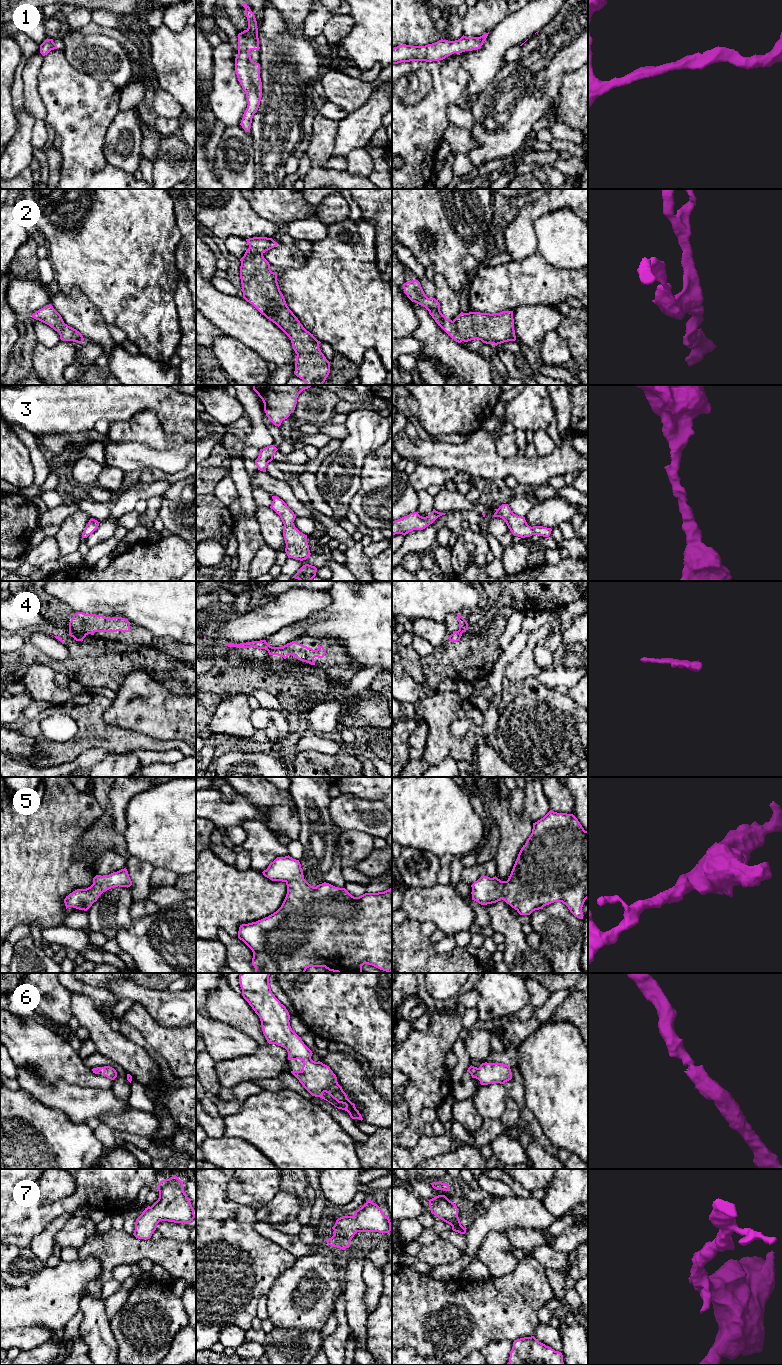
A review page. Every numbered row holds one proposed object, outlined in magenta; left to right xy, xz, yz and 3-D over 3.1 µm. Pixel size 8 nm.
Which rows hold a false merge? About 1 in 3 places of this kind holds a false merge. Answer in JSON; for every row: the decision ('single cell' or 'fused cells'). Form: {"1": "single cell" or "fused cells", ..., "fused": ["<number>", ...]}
{"1": "single cell", "2": "single cell", "3": "single cell", "4": "fused cells", "5": "single cell", "6": "single cell", "7": "single cell", "fused": ["4"]}

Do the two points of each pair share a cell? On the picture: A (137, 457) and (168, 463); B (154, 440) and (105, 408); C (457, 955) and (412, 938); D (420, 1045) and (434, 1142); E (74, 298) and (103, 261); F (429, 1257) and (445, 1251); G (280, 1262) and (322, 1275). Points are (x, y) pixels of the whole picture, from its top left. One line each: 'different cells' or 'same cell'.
A: same cell
B: different cells
C: same cell
D: different cells
E: different cells
F: same cell
G: different cells

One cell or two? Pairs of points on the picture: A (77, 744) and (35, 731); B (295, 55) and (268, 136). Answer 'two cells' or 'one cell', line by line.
A: one cell
B: one cell

